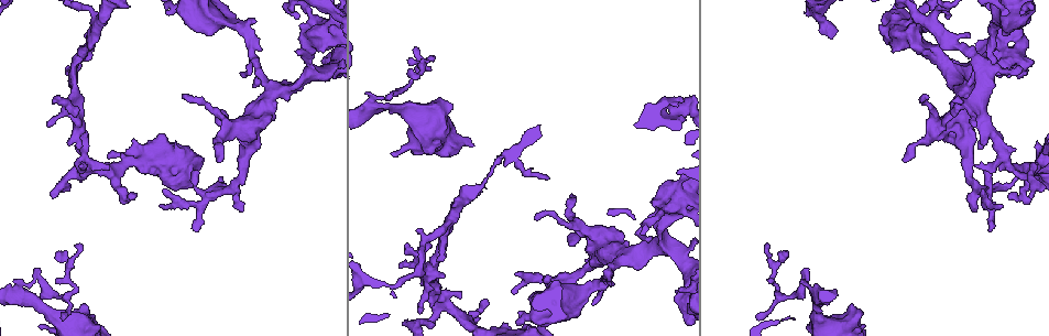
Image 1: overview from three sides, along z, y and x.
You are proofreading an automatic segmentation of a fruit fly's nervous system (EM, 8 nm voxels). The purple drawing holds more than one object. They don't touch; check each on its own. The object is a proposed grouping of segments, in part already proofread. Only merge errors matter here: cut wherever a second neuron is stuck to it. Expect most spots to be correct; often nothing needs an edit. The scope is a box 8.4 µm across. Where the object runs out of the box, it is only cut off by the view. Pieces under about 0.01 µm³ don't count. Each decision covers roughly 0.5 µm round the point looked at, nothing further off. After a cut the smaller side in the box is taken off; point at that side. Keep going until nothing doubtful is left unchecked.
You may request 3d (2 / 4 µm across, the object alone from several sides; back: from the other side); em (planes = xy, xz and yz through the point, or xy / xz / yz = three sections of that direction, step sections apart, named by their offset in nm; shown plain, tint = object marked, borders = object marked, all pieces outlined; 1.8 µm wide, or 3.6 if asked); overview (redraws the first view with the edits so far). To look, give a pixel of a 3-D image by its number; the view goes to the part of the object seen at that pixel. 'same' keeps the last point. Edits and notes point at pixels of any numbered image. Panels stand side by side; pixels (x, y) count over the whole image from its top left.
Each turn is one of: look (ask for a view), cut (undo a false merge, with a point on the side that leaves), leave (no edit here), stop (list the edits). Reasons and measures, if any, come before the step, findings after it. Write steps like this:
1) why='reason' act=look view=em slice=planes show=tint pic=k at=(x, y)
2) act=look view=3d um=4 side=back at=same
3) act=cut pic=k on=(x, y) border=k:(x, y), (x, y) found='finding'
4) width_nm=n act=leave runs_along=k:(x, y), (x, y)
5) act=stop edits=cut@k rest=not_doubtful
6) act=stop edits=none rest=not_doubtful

act=look view=em slice=planes show=borders pic=1 at=(574, 277)

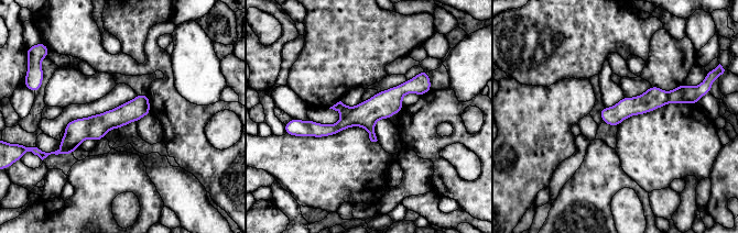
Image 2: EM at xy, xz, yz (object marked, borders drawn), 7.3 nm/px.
width_nm=140 act=leave runs_along=2:(427, 85), (335, 129), (304, 126) found='one neuron here'

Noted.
why='thick turns thin' act=look view=3d um=2 pic=1 at=(101, 170)

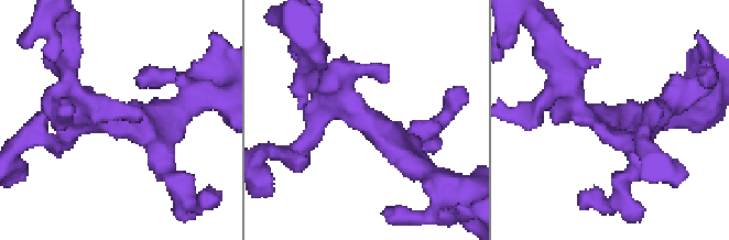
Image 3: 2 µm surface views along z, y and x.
arms=4 why='now the EM' act=look view=em slice=yz step=8 show=tint pic=3 at=(605, 120)

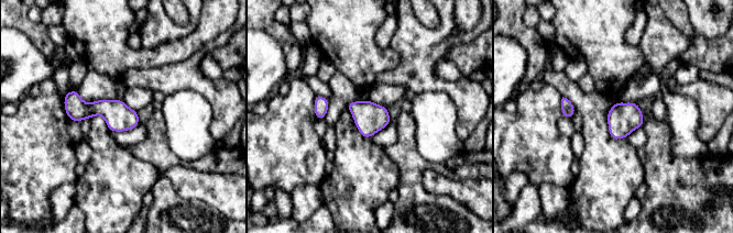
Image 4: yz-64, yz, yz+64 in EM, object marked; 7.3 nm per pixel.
why='cut it another way' act=look view=em slice=planes show=tint at=same

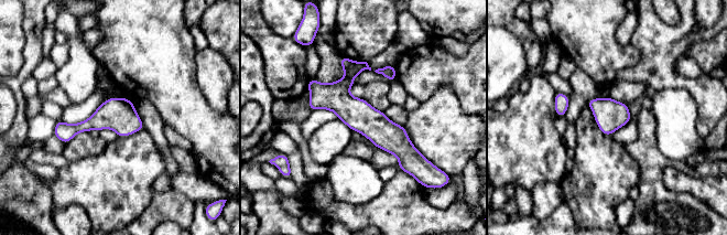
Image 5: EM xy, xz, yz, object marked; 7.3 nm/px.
act=leave runs_along=5:(311, 82), (414, 158) found='continuous, no second neuron'

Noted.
why='abrupt turn' act=look view=em slice=yz step=16 show=tint pic=1 at=(78, 128)

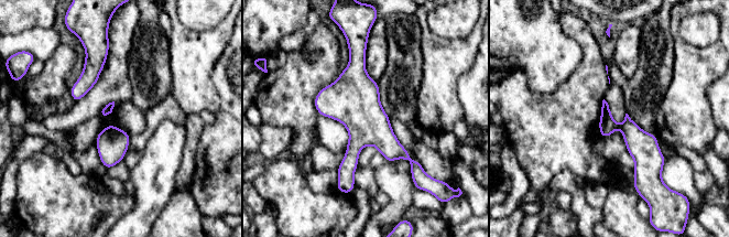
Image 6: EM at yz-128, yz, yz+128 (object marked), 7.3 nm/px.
width_nm=120 act=leave found='all the same neuron'

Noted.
why='three arms meet' act=look view=em slice=xz step=8 show=tint pic=1 at=(936, 123)

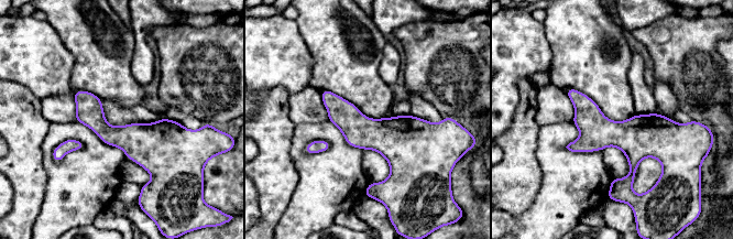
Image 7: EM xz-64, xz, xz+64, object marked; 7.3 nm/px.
act=leave runs_along=7:(569, 91), (608, 130), (679, 129) found='all the same neuron'

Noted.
why='branch point' act=look view=em slice=planes show=borders pic=1 at=(911, 35)

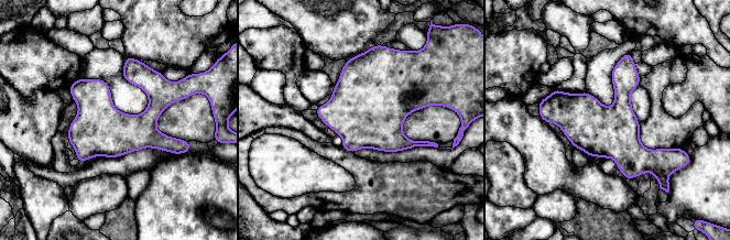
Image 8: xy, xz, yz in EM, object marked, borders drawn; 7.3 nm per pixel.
act=leave found='continuous, no second neuron'

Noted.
act=stop edits=none rest=not_doubtful

